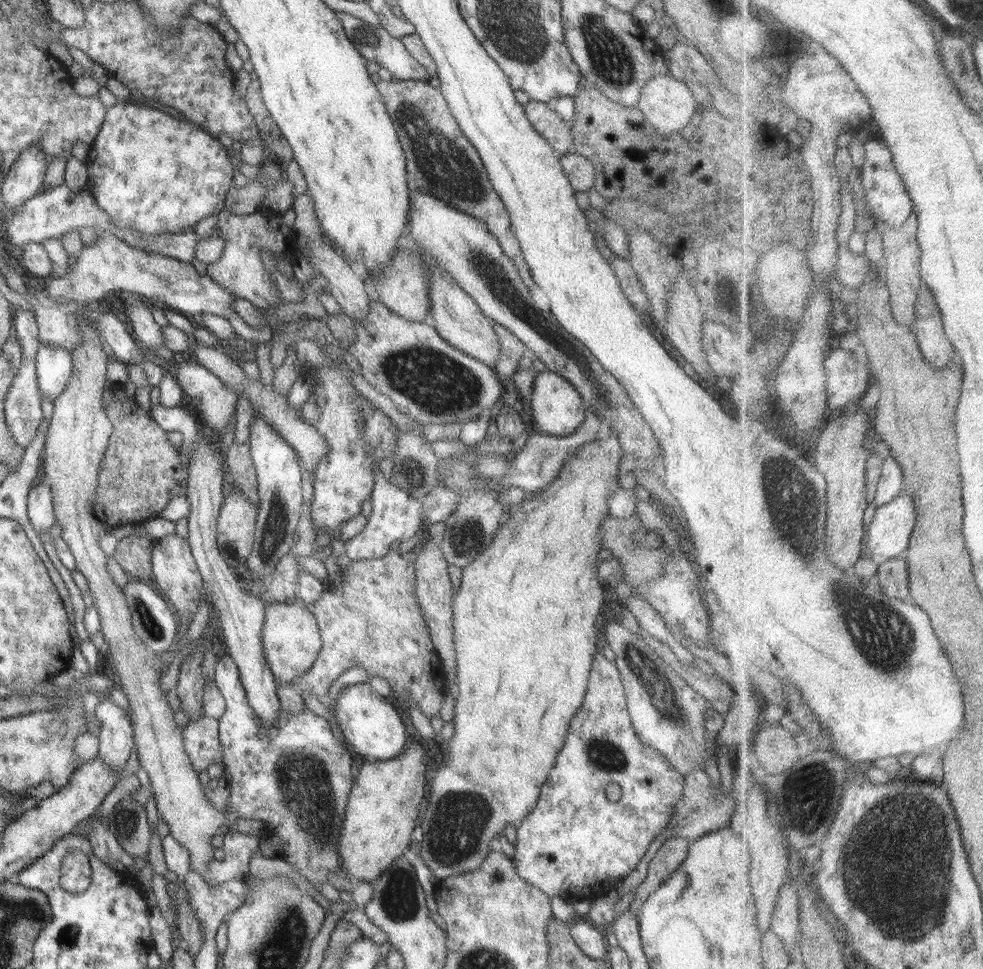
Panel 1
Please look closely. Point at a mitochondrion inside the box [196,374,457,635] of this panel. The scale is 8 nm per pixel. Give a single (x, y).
(271, 542)

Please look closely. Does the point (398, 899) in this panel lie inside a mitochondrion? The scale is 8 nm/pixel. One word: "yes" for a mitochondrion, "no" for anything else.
yes

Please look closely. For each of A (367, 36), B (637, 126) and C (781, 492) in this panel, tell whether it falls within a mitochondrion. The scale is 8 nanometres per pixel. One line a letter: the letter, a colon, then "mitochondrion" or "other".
A: mitochondrion
B: other
C: mitochondrion

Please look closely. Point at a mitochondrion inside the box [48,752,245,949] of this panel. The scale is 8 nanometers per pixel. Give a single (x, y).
(124, 823)

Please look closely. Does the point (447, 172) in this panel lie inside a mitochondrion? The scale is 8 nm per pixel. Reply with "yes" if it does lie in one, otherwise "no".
yes

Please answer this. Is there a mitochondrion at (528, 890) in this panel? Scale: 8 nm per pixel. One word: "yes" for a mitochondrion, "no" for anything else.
no

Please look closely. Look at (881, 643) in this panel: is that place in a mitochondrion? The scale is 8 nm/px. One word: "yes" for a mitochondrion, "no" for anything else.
yes

